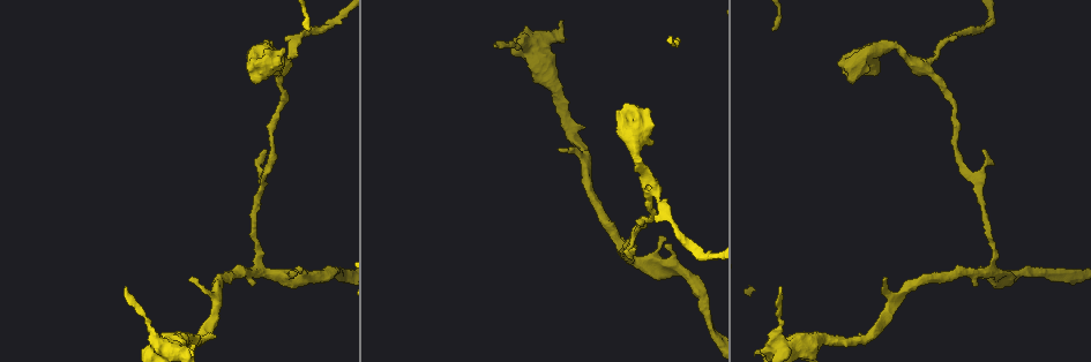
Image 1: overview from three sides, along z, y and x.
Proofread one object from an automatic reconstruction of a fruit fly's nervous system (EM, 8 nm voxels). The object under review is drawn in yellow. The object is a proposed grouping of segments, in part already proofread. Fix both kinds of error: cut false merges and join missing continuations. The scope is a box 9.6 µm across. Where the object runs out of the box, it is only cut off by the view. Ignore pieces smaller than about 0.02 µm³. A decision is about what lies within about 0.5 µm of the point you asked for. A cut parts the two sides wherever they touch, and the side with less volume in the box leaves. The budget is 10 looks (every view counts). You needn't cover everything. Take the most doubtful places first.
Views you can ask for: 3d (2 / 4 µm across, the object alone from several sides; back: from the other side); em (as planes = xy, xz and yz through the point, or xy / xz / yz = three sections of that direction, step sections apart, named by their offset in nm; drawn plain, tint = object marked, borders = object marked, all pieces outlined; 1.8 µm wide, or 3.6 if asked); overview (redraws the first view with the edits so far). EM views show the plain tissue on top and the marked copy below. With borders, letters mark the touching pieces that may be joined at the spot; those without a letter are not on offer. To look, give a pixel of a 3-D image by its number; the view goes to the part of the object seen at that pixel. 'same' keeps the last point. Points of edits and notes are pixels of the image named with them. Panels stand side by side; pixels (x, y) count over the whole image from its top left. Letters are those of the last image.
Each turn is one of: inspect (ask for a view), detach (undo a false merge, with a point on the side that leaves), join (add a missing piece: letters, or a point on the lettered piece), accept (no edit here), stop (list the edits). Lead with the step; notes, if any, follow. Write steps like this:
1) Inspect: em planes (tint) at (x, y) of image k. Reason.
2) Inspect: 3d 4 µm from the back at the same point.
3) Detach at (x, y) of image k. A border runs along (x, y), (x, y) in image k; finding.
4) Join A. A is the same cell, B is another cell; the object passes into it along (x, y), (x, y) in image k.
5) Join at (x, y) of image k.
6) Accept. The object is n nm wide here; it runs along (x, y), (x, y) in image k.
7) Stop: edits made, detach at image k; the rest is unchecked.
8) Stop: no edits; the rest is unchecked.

Inspect: em planes (borders) at (297, 267) of image 1. An open end.

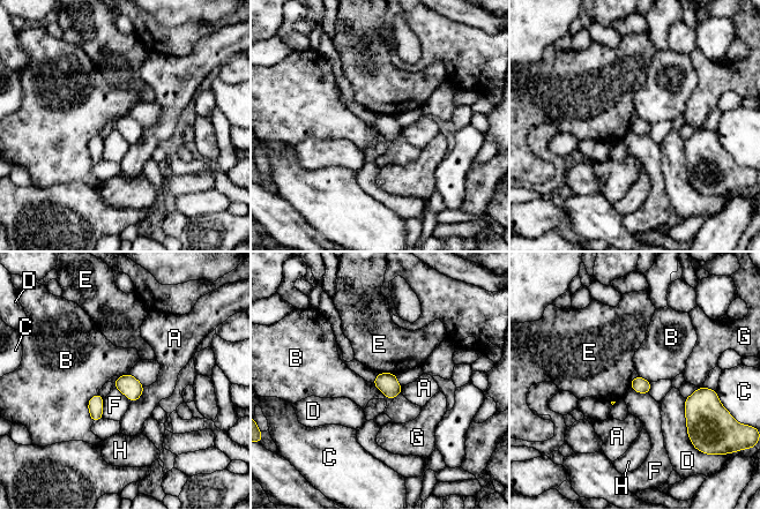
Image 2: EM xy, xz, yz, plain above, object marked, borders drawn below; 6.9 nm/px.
Accept. The longest contact is with D, 320 nm; A, B, C, D, E, F, G and H are other cells; no lettered piece goes on from it.

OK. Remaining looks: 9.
Inspect: em planes (tint) at (635, 251) of image 1. Free end.

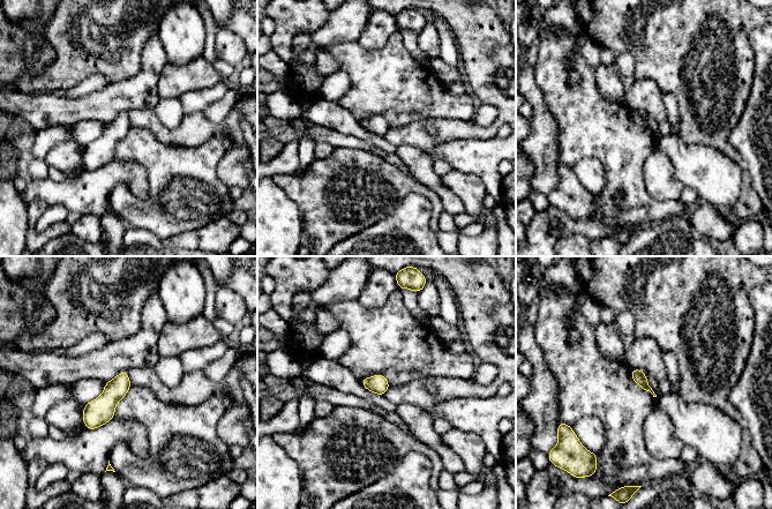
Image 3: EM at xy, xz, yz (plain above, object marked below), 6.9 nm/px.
Inspect: em planes (borders) at the same point.

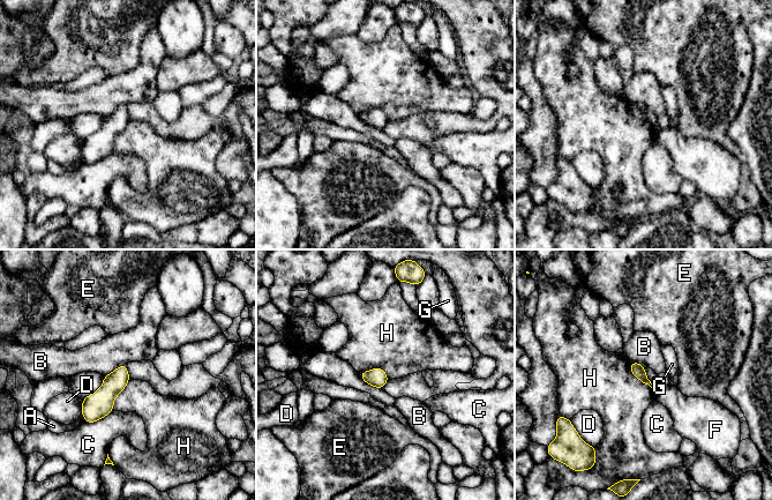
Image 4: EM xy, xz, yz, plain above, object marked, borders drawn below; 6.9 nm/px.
Accept. A, B, C, D, E, F, G and H are other cells; a border runs along (359, 373), (380, 367), (389, 379) in image 4; no lettered piece goes on from it.

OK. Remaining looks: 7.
Inspect: em xy step 4 (tint) at (124, 289) of image 1. Tapers out.

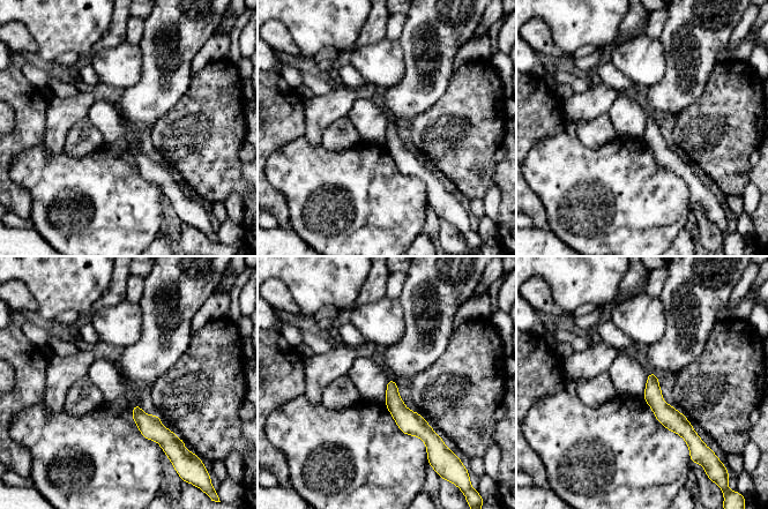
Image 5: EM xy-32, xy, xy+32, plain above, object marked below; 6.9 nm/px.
Inspect: em planes (borders) at the same point.

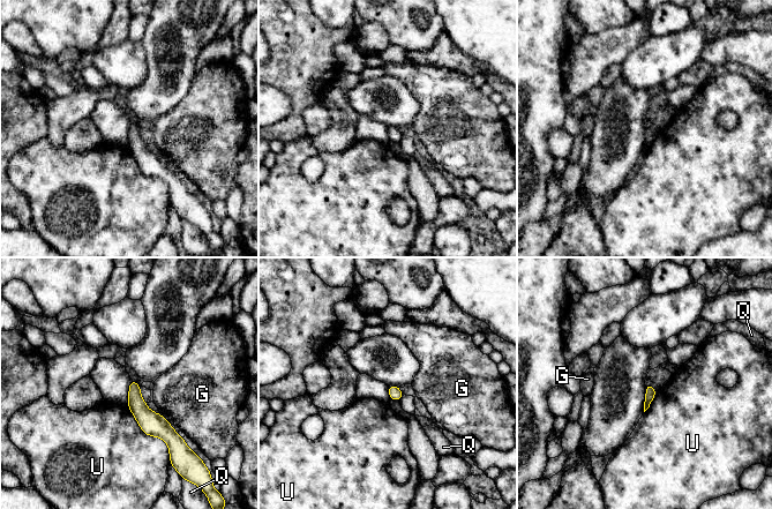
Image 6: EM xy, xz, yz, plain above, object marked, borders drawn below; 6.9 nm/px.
Accept. The object is 70 nm wide here; G, Q and U are other cells; a border runs along (127, 405), (170, 456) in image 6; no lettered piece goes on from it.

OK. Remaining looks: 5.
Inspect: em yz step 4 (borders) at (262, 53) of image 1. Abrupt turn.

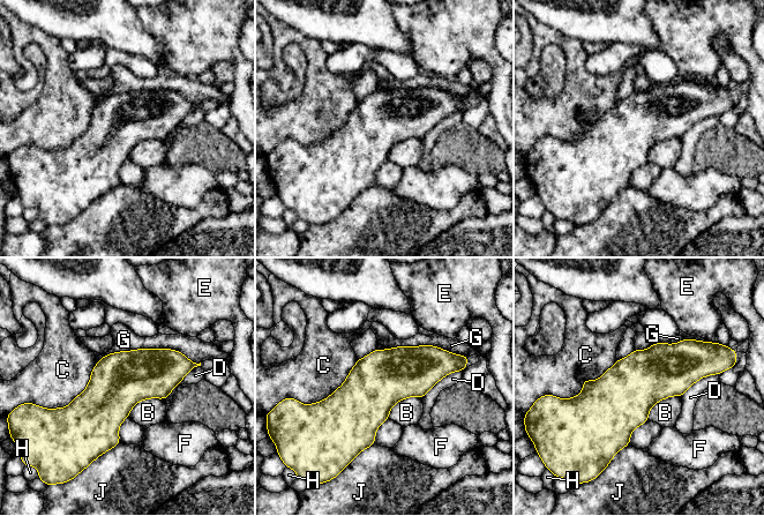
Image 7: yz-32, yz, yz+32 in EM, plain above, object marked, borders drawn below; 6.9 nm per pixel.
Accept. B, C, D, E, F, G, H and J are other cells; a border runs along (681, 396), (658, 401), (648, 419) in image 7; one neuron here.

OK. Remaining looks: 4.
Stop: no edits; the rest is unchecked.

